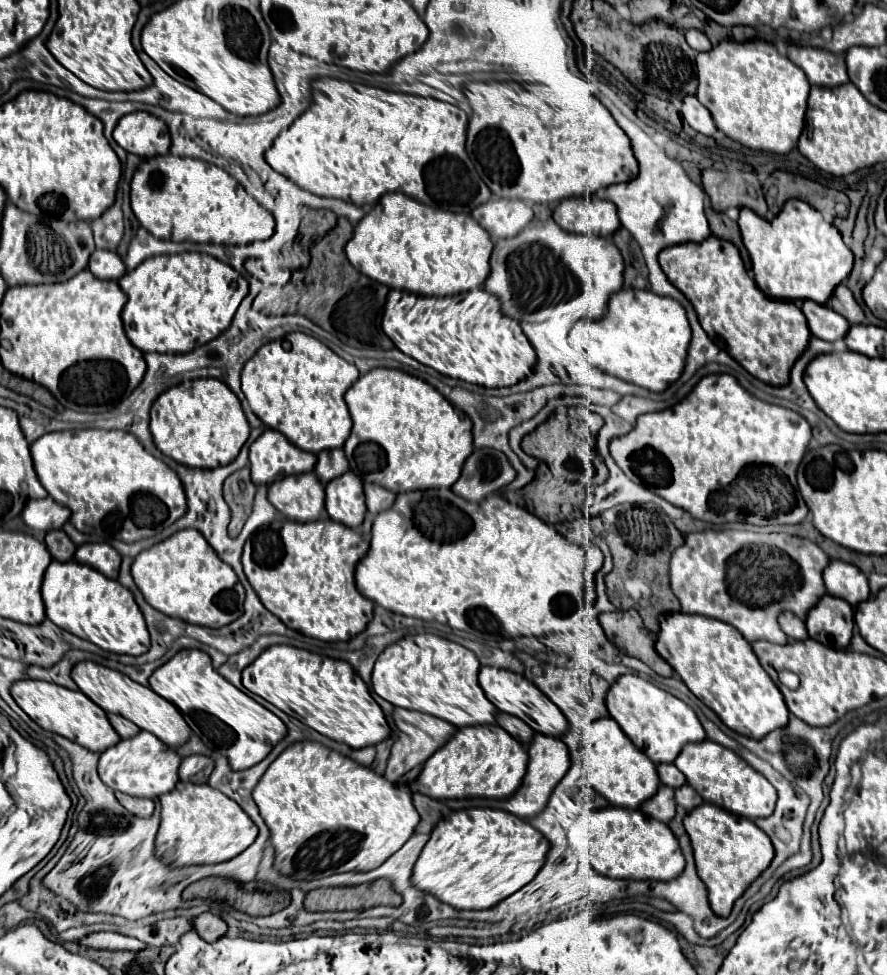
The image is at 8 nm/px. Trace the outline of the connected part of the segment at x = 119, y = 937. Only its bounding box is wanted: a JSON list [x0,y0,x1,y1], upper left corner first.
[79,932,147,950]

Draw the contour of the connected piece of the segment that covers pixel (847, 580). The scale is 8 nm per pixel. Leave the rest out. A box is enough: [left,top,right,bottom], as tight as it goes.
[823,560,869,606]

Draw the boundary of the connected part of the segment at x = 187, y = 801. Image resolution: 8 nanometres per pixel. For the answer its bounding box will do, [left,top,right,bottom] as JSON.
[155,782,257,868]

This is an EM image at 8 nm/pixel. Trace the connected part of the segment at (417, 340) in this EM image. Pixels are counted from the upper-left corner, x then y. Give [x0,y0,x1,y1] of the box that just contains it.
[383,288,537,388]

